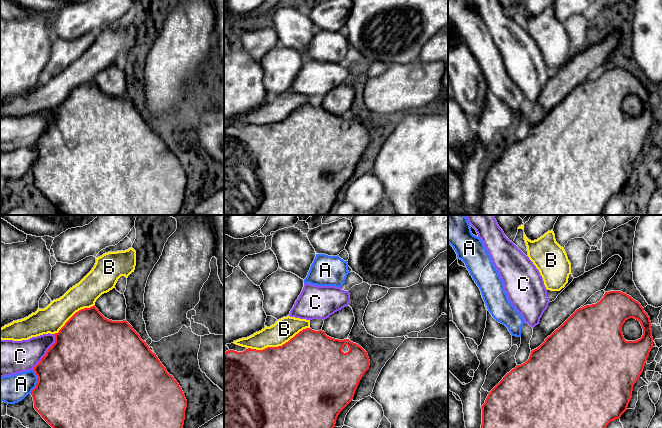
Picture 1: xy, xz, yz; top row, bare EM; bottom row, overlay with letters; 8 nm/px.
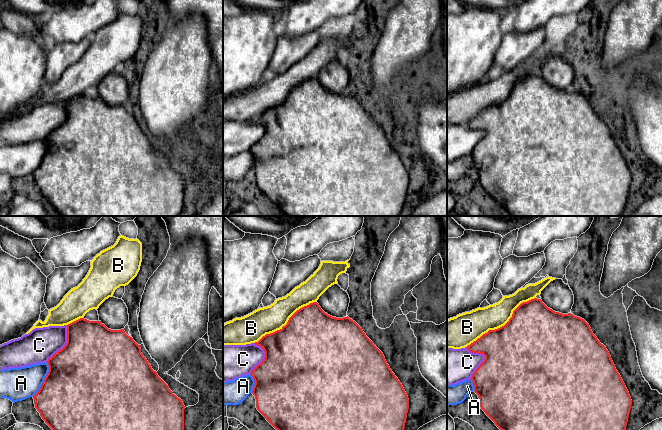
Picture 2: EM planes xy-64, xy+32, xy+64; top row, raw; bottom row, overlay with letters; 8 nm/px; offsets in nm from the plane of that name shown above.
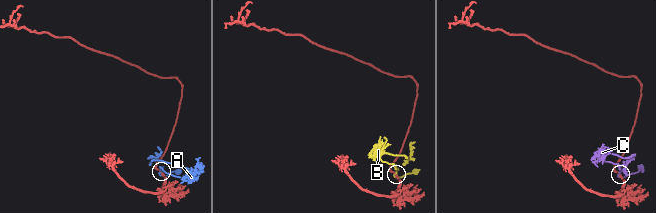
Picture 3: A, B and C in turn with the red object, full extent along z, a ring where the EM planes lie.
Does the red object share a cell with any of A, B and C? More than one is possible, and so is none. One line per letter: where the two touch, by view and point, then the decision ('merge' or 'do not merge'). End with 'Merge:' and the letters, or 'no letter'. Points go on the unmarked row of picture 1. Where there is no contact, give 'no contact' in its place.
A: contact xy (37, 158); do not merge
B: contact xz (278, 122); do not merge
C: contact xy (46, 128); do not merge
Merge: no letter

